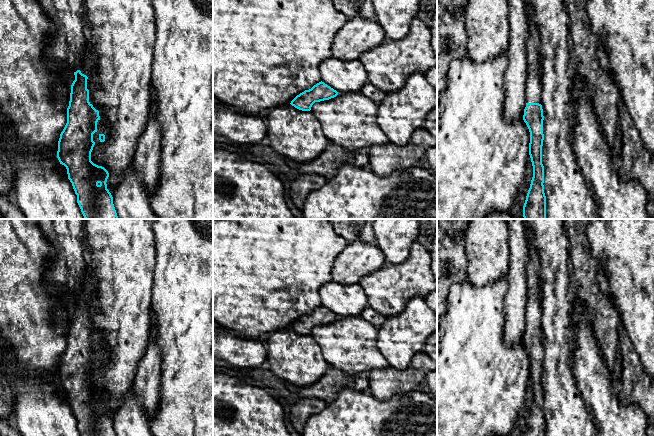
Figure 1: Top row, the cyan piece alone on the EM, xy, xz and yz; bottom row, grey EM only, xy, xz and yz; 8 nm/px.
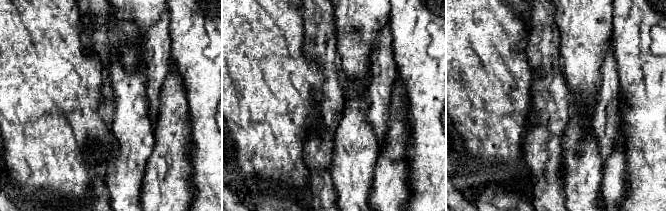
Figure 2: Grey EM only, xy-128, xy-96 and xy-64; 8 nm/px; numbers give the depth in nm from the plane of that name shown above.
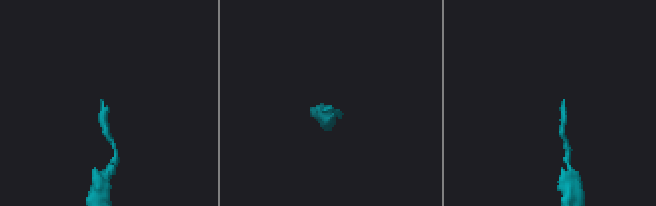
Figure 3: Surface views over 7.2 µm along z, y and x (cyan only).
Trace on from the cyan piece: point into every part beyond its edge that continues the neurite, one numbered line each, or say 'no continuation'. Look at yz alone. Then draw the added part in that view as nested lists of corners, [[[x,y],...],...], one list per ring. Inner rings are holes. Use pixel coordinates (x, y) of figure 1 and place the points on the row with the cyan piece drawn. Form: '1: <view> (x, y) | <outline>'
1: yz (534, 87) | [[[526,3],[526,13],[528,17],[529,30],[527,36],[526,50],[528,55],[528,73],[526,87],[526,103],[541,104],[542,84],[541,84],[541,59],[539,55],[540,34],[533,17],[534,9]]]

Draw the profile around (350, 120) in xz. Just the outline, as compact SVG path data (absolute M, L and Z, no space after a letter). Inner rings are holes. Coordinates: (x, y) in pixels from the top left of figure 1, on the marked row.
M360 92L338 93L329 100L315 102L310 111L321 123L330 143L348 148L368 148L389 143L388 137L377 124L378 104Z

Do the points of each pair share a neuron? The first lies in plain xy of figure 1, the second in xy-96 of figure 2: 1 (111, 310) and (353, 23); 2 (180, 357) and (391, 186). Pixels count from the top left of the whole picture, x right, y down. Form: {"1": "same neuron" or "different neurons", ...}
{"1": "same neuron", "2": "different neurons"}

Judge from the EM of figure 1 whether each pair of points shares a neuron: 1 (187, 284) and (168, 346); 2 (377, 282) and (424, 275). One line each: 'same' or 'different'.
1: same
2: same

